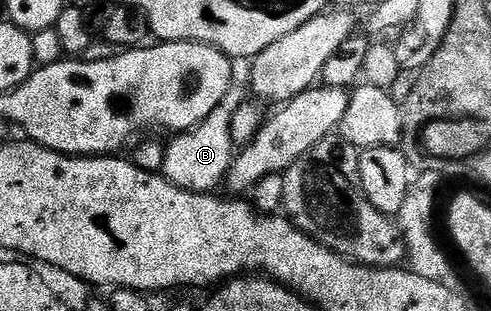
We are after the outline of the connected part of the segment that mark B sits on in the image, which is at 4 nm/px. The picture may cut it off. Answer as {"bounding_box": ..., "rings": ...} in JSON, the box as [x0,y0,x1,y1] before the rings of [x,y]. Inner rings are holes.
{"bounding_box":[161,81,249,192],"rings":[[[239,81],[232,82],[229,93],[221,97],[221,105],[205,117],[192,131],[181,131],[174,136],[171,144],[166,144],[164,153],[164,165],[161,174],[173,185],[177,185],[183,191],[214,192],[224,186],[231,165],[235,162],[237,144],[233,137],[233,113],[241,109],[243,103],[248,102],[249,91]]]}

